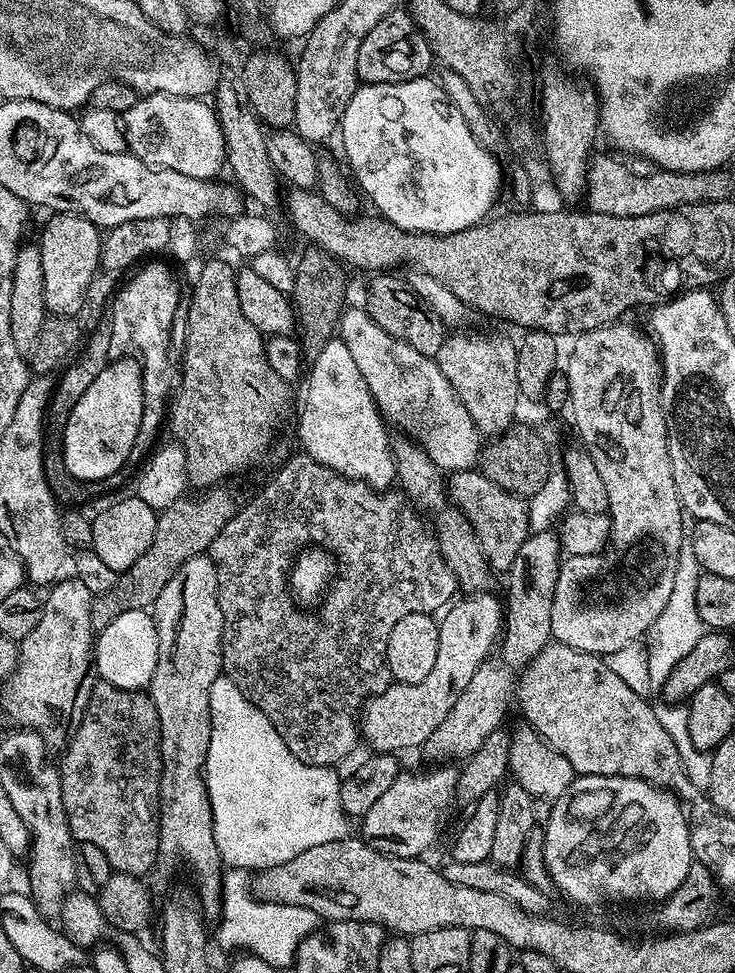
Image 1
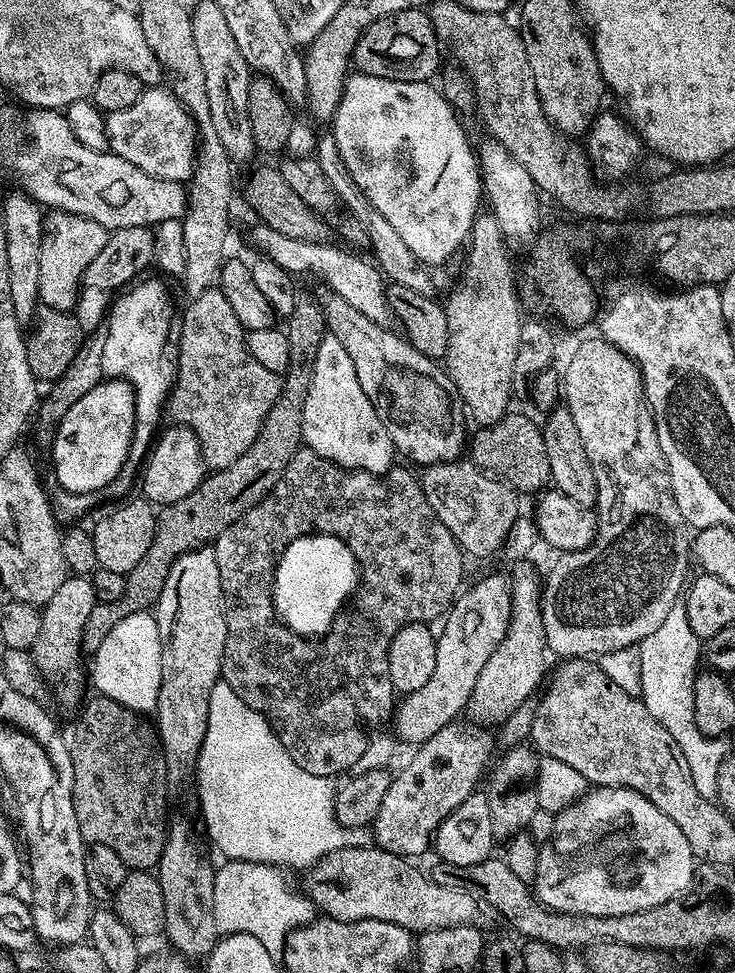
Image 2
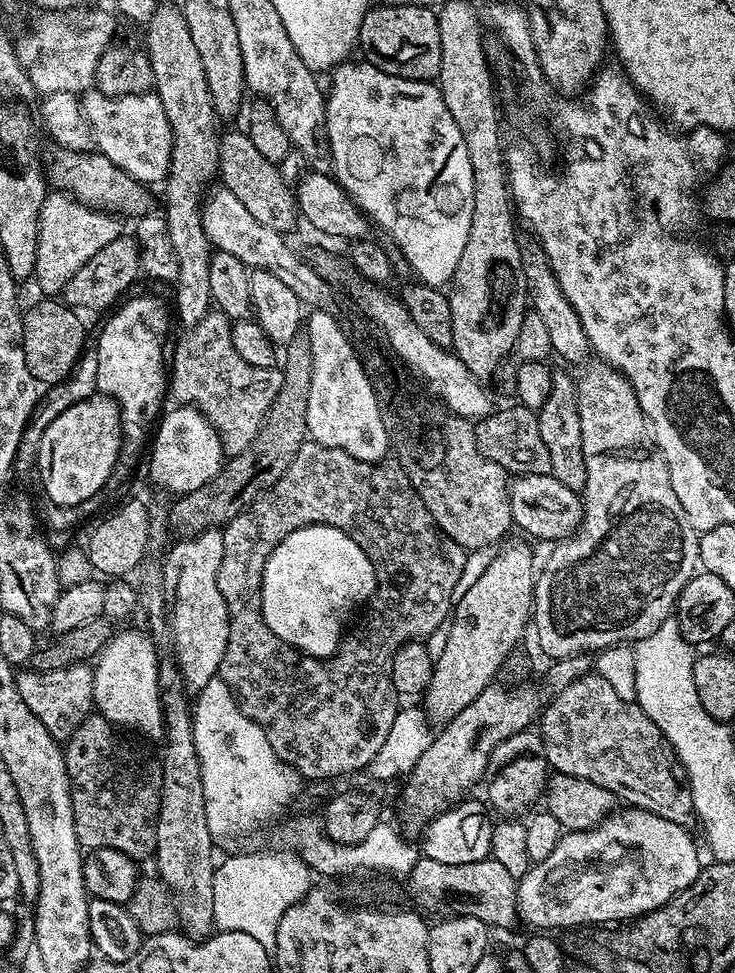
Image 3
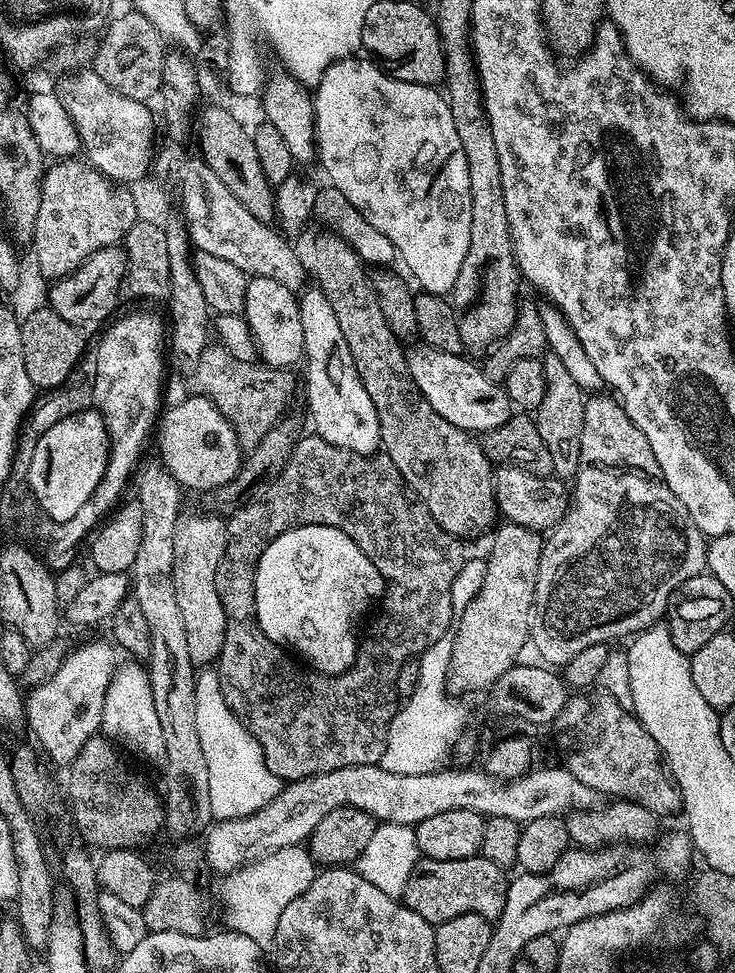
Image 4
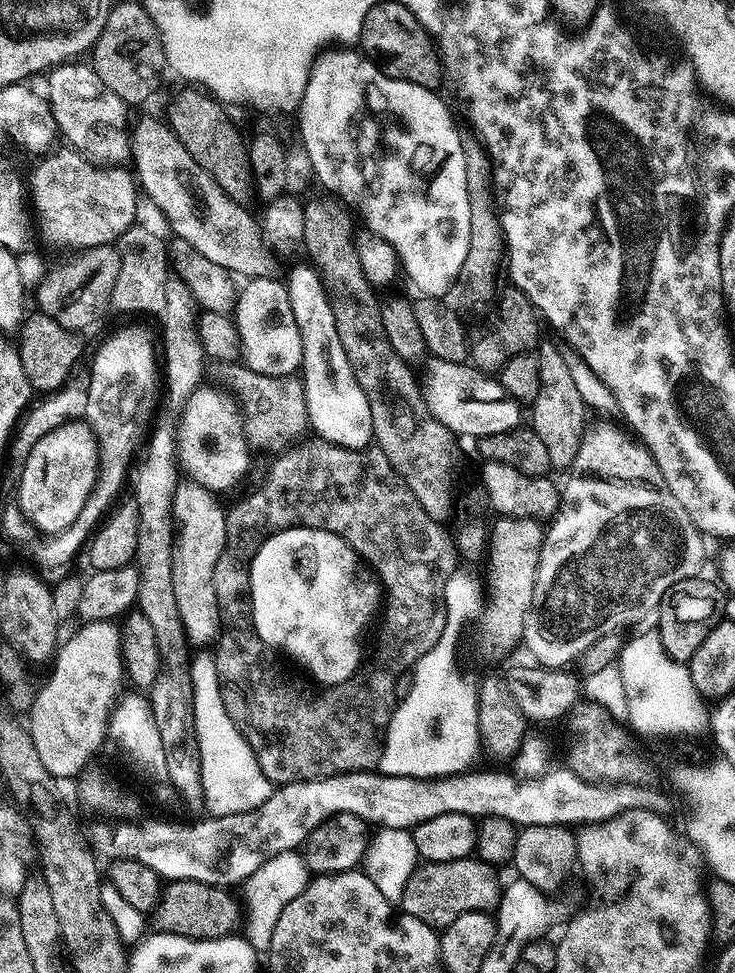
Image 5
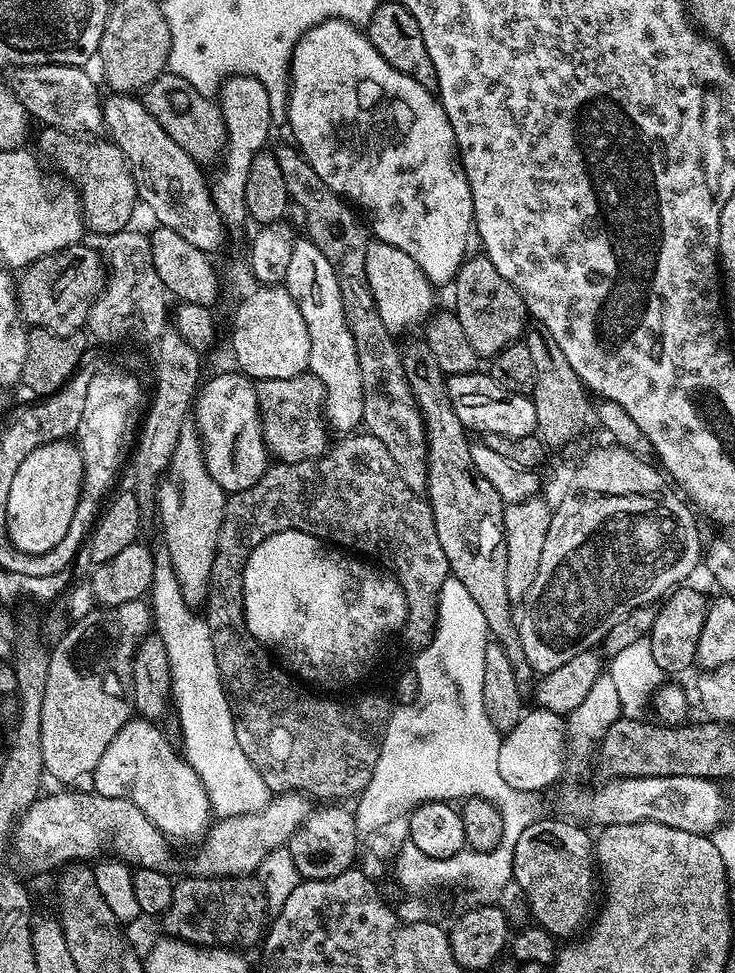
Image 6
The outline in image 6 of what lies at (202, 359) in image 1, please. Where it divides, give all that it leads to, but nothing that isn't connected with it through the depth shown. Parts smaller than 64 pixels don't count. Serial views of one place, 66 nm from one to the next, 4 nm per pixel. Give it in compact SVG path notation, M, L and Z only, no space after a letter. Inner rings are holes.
M305 374L294 378L261 380L256 384L256 401L260 407L260 426L264 429L264 445L277 461L293 464L303 460L312 460L316 456L321 456L329 447L330 428L324 415L324 387L317 376Z

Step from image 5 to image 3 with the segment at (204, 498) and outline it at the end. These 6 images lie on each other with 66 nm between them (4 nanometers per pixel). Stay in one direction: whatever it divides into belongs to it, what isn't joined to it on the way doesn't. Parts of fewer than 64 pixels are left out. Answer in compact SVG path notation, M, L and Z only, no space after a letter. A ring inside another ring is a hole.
M207 528L196 536L186 536L175 542L176 545L173 543L167 549L168 557L163 557L162 560L164 595L168 597L168 625L172 627L172 646L176 649L176 661L180 667L180 677L184 679L184 687L189 693L199 694L206 682L210 682L219 673L222 654L226 654L228 611L222 598L222 590L218 590L218 570L222 566L224 534L221 529Z

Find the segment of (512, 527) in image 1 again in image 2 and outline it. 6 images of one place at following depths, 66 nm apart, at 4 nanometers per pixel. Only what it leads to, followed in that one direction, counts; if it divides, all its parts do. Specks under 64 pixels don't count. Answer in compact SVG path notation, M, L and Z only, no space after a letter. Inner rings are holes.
M468 458L445 460L443 464L430 464L421 472L418 479L426 494L426 502L430 502L442 526L446 526L450 534L454 534L461 549L469 557L488 556L491 552L505 547L507 532L514 526L518 515L518 496L513 489L504 481L488 475Z

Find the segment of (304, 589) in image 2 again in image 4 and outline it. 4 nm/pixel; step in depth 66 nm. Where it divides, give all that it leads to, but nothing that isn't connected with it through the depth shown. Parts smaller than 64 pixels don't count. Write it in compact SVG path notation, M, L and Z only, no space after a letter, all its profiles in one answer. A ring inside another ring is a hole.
M302 524L298 528L292 528L288 532L283 532L283 534L278 538L274 538L266 546L266 550L256 567L256 615L254 619L260 631L269 640L272 640L275 644L287 646L289 649L297 648L306 659L312 660L315 658L316 652L323 650L324 644L344 644L351 638L352 632L348 629L348 612L352 612L356 608L356 600L352 596L376 596L376 598L380 598L383 597L385 591L386 585L382 574L374 566L374 562L370 562L368 555L360 549L358 542L354 542L354 538L350 538L340 528L335 528L334 526Z

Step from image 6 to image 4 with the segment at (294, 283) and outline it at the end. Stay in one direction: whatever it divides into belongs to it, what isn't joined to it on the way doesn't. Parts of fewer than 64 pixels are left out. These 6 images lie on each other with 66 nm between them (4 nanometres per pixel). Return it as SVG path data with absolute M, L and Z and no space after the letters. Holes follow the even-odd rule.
M306 288L298 299L304 331L303 359L306 364L308 360L308 408L312 411L315 435L339 448L354 450L363 456L373 455L381 447L374 402L370 402L370 394L366 394L366 386L362 386L358 378L350 346L346 346L346 338L342 338L342 330L338 330L334 306L330 306L321 288Z

